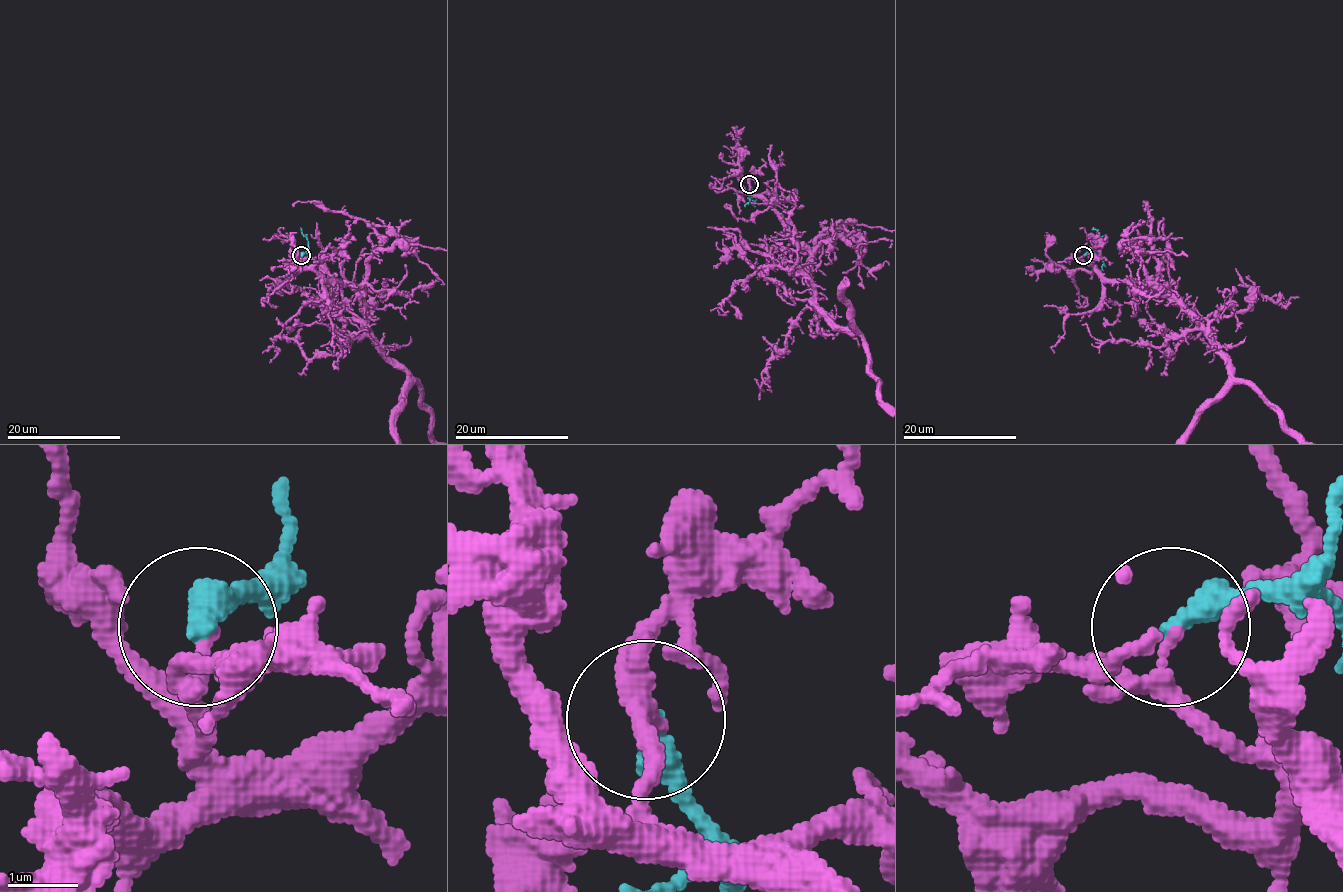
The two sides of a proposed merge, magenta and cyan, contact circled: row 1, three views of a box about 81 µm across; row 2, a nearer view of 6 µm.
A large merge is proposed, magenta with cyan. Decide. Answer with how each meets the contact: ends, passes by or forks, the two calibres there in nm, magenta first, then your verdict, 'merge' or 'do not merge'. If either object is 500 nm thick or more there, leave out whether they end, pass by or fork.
magenta passes by; cyan ends; calibres 200 and 400 nm; do not merge

